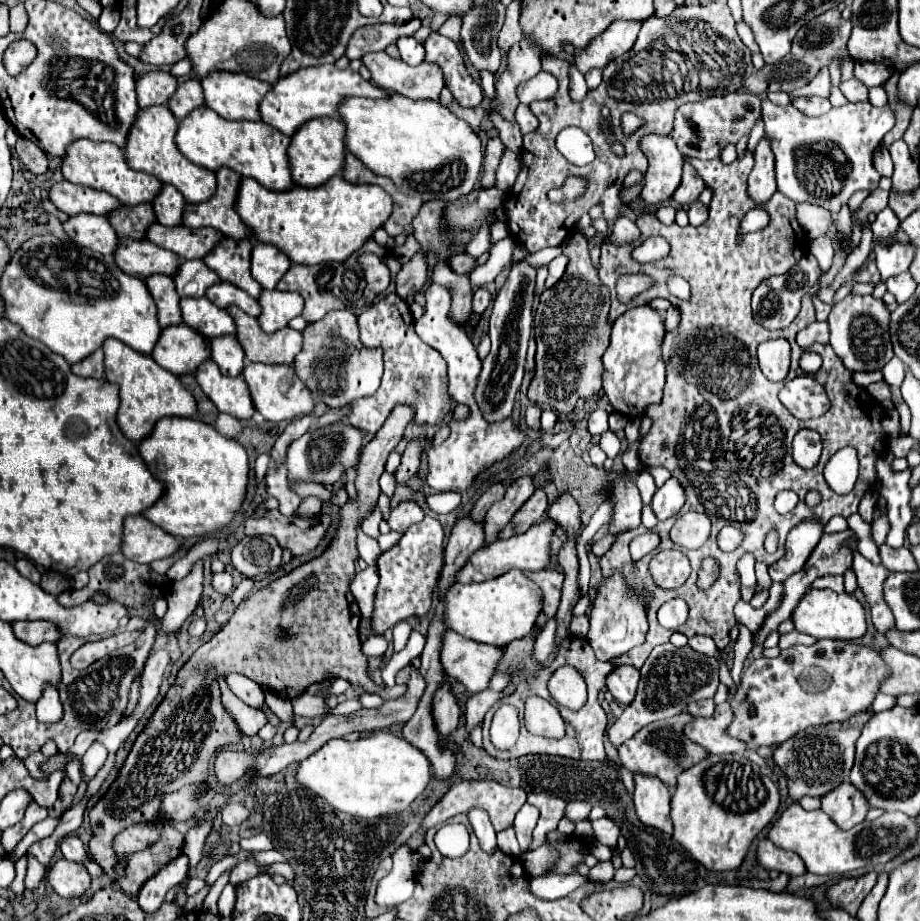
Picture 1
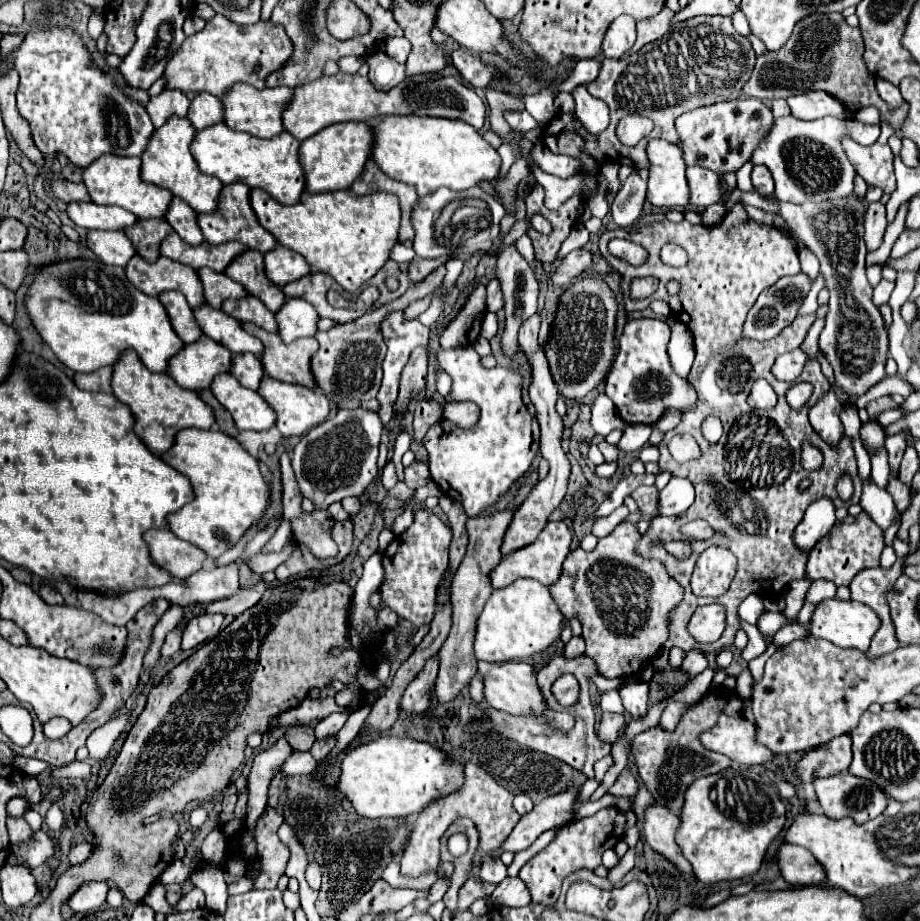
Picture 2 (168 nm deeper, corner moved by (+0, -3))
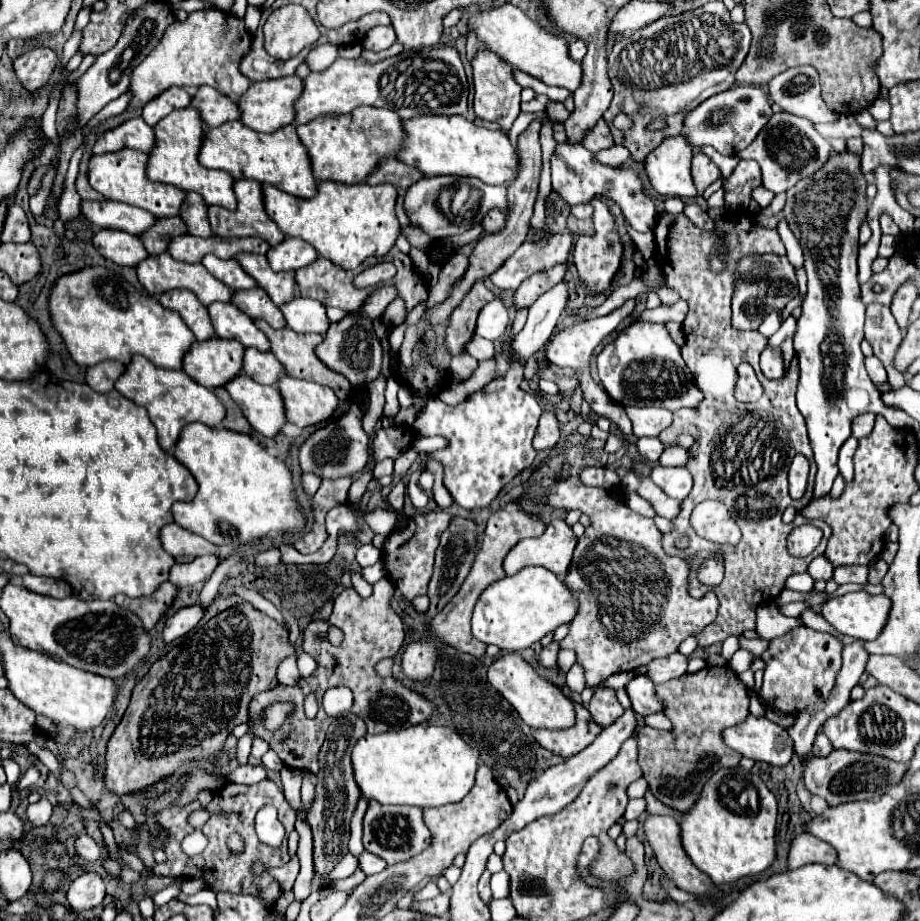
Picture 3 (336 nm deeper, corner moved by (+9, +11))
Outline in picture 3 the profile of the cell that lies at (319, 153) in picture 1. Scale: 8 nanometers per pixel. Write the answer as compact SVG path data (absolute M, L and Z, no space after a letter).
M360 106L350 114L320 116L314 122L296 126L298 138L308 150L316 180L358 184L378 166L382 156L394 156L402 142L402 120L392 110Z

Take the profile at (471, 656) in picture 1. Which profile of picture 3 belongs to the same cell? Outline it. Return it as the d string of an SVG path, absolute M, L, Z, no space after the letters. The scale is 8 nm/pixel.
M504 654L498 660L494 660L488 666L488 682L514 706L518 716L530 726L530 728L548 728L548 730L560 730L570 728L574 724L574 706L572 700L566 698L566 694L544 680L520 654Z

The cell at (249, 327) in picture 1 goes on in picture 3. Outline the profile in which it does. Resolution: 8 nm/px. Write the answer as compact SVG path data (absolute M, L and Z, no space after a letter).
M254 318L254 324L268 336L270 340L270 352L278 358L278 362L284 366L286 374L292 378L302 378L302 380L310 380L310 382L318 382L324 384L328 388L332 388L336 392L336 396L340 400L350 400L350 384L346 382L346 378L342 378L340 374L334 374L332 370L328 370L314 354L314 346L318 346L318 342L322 342L322 334L298 334L290 328L272 328L268 322Z

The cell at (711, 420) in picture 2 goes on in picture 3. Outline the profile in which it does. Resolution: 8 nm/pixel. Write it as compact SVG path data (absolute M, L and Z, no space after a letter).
M634 320L614 342L606 344L598 354L598 374L608 396L622 406L660 406L678 410L680 406L698 408L702 392L694 386L690 370L682 362L680 348L670 338L664 324Z

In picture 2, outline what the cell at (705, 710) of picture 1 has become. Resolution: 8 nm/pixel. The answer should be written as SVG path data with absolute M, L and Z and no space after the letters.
M673 702L669 704L663 714L661 714L661 720L659 720L659 726L665 730L665 732L673 732L675 730L675 724L679 722L683 710L687 710L689 704L681 704L681 702Z

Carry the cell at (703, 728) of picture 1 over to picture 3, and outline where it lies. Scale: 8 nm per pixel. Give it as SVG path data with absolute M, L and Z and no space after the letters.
M748 714L748 718L738 726L726 728L722 732L722 740L738 754L774 766L788 764L794 754L794 746L786 730L764 716L756 718Z

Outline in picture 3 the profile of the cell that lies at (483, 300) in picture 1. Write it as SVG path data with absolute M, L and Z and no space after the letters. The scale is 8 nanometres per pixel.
M550 234L548 240L538 240L534 244L524 242L494 274L490 274L490 282L500 290L516 290L528 276L566 262L570 246L570 234Z

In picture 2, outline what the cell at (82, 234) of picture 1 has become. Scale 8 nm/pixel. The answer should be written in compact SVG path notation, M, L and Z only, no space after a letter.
M89 230L87 246L105 262L113 266L125 268L131 256L137 254L131 240L125 232L111 232L111 230Z

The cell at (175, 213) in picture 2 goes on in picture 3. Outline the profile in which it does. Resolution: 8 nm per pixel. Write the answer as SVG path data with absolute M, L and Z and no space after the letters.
M186 192L186 198L180 208L180 218L192 236L202 236L202 238L212 236L208 218L206 218L206 204L202 202L200 194Z

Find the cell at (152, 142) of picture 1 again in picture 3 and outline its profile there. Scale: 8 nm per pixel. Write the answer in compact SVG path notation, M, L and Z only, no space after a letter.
M180 108L172 110L166 118L162 118L154 126L154 148L148 154L146 162L146 176L154 182L164 182L164 184L174 184L180 190L192 190L198 192L208 206L216 204L228 210L234 210L236 206L236 196L232 192L234 178L224 172L224 170L208 170L198 164L198 150L202 144L202 134L204 134L204 124L200 114L194 108Z

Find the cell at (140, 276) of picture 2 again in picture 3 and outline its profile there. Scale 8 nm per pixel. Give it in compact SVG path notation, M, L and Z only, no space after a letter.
M162 252L158 256L148 256L146 260L142 260L138 266L136 266L136 274L138 274L138 280L140 284L146 288L148 294L152 296L160 296L164 294L164 290L174 290L174 288L186 288L190 292L196 294L196 298L206 306L206 304L212 304L212 302L230 302L230 294L232 290L228 286L222 286L222 282L214 280L210 276L210 272L202 266L202 264L188 264L188 262L178 262L174 260L168 252Z

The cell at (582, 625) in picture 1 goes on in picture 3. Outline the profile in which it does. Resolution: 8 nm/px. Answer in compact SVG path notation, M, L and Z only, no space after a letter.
M550 642L546 648L542 648L538 662L542 666L546 666L546 668L548 666L554 666L556 664L556 658L558 658L558 650L560 650L560 644L558 642Z

